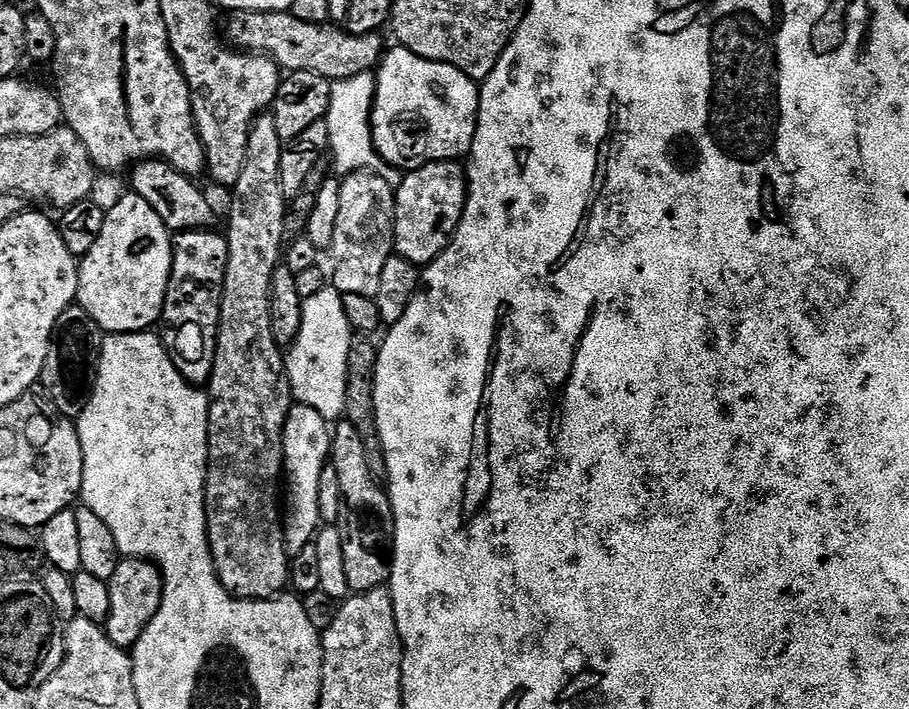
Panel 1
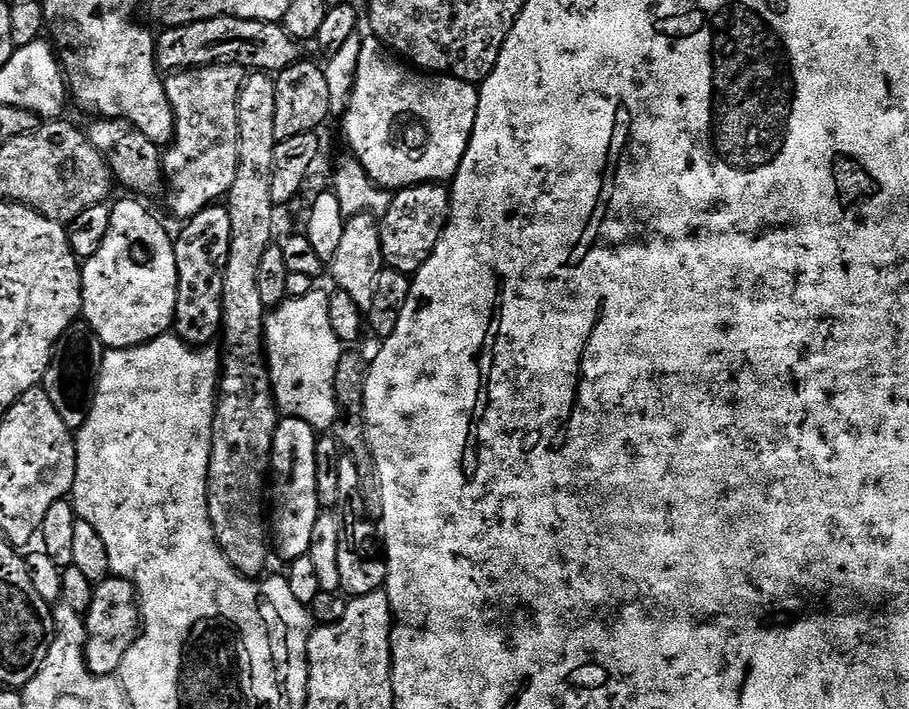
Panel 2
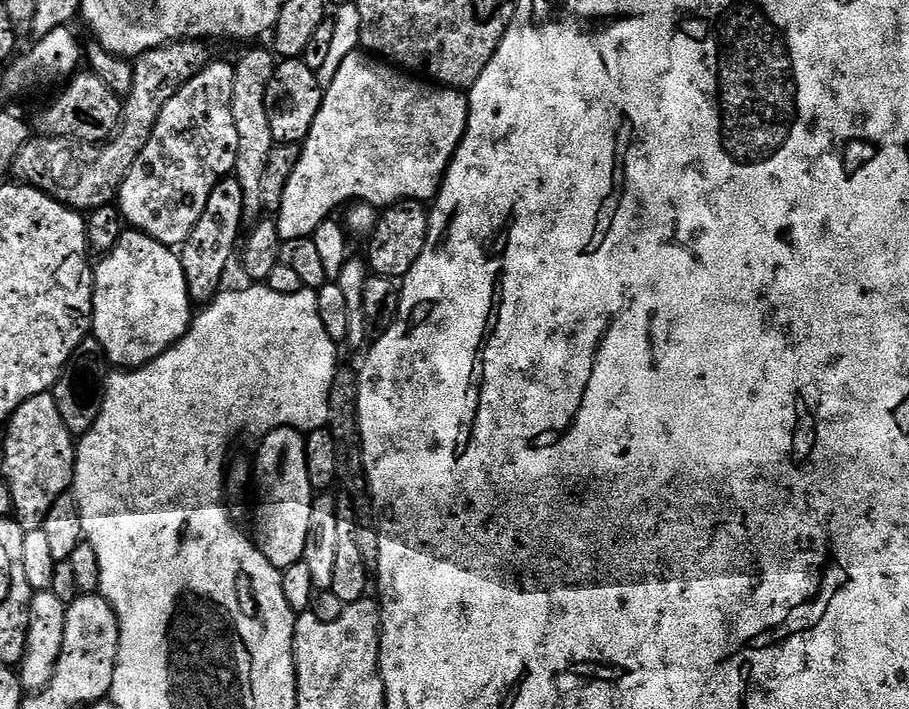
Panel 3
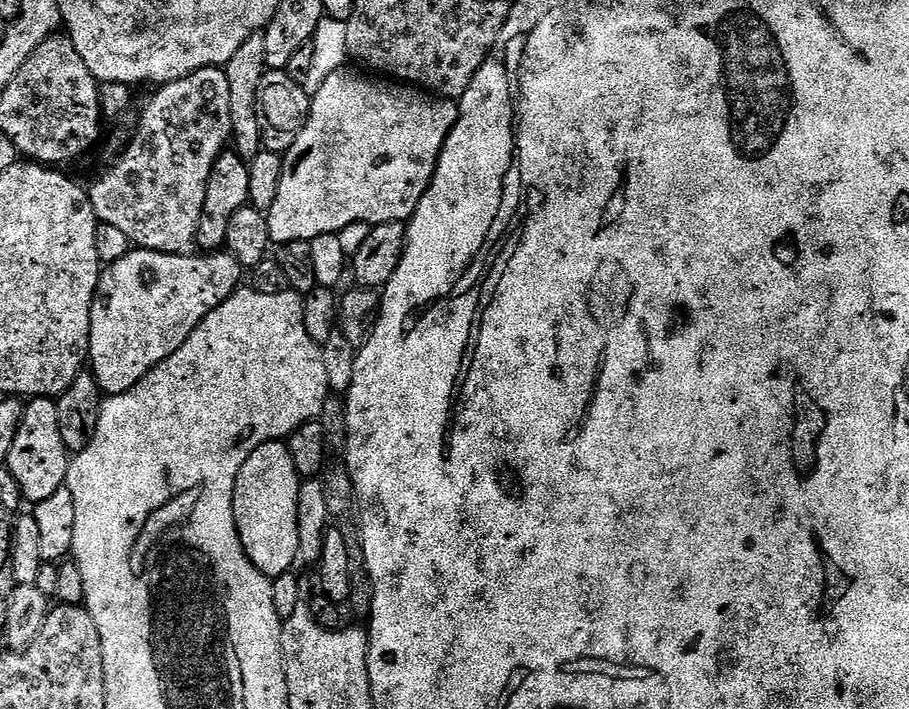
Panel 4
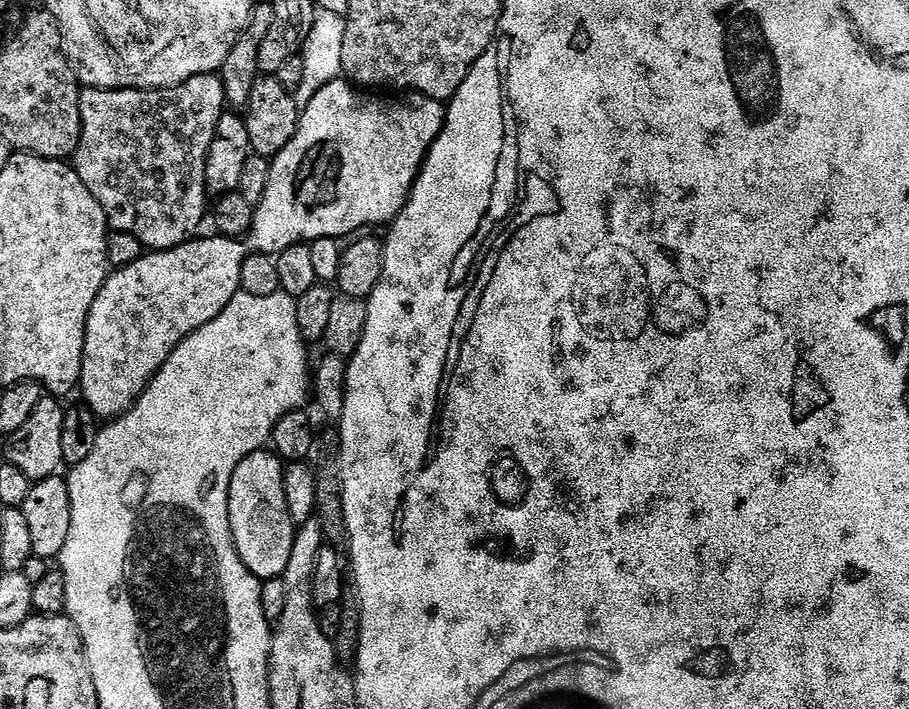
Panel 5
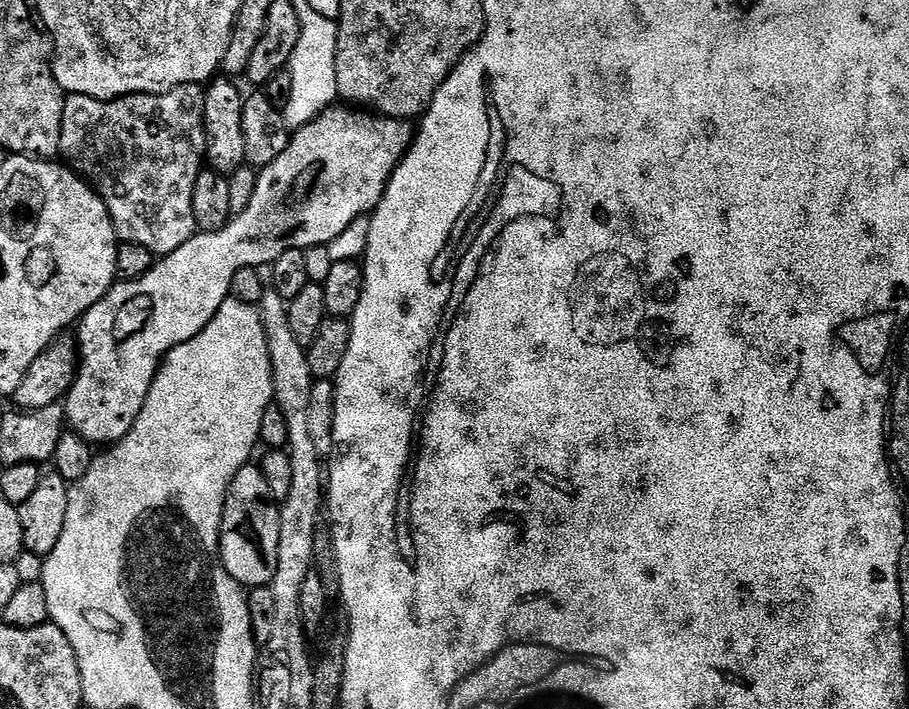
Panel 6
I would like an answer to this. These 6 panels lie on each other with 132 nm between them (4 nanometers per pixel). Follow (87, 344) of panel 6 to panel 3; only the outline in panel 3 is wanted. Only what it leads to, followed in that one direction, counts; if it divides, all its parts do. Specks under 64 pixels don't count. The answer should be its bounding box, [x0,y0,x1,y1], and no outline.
[92,50,468,370]

